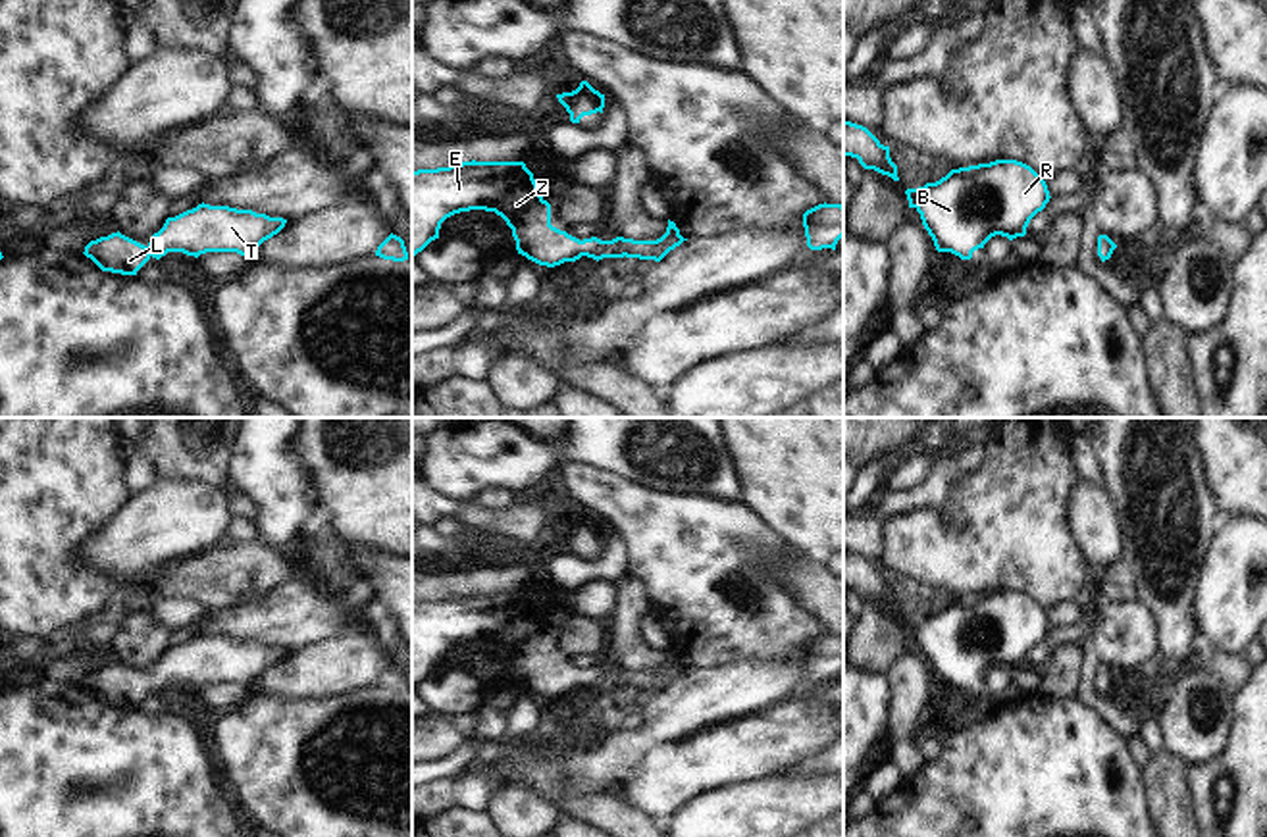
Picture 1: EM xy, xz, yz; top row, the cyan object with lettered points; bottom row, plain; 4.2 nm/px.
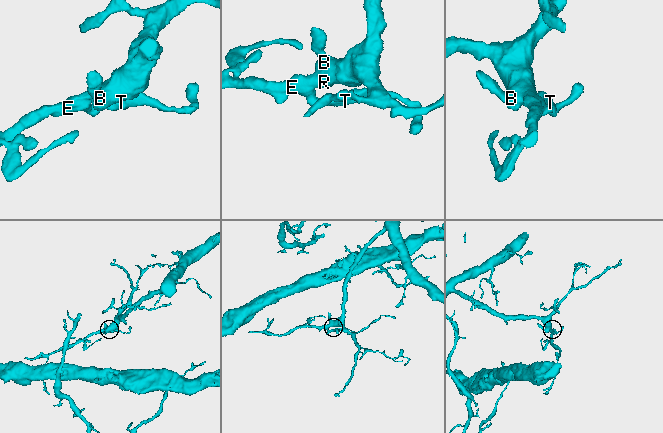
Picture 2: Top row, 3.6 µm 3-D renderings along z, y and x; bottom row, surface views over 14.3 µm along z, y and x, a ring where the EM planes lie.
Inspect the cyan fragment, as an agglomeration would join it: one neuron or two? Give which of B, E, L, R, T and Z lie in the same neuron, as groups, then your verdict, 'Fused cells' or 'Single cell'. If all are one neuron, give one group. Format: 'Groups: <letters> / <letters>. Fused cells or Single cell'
Groups: B E L R T Z. Single cell.

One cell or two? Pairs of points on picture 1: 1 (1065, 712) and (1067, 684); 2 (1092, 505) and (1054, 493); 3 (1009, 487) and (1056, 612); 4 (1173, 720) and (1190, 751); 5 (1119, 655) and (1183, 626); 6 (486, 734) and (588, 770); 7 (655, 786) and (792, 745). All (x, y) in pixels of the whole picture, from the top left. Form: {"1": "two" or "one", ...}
{"1": "two", "2": "two", "3": "two", "4": "one", "5": "two", "6": "two", "7": "one"}

